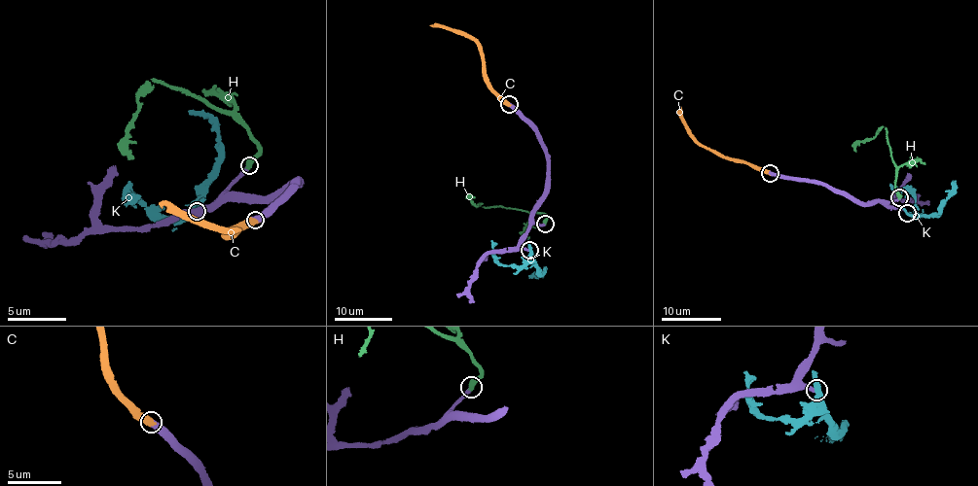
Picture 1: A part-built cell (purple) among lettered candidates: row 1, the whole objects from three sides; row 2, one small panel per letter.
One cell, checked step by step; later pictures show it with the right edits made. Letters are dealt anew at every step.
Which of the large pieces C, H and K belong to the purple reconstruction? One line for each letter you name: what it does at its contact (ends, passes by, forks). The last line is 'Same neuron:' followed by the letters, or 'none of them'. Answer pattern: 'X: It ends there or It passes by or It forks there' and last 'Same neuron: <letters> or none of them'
C: It ends there
H: It ends there
Same neuron: C, H

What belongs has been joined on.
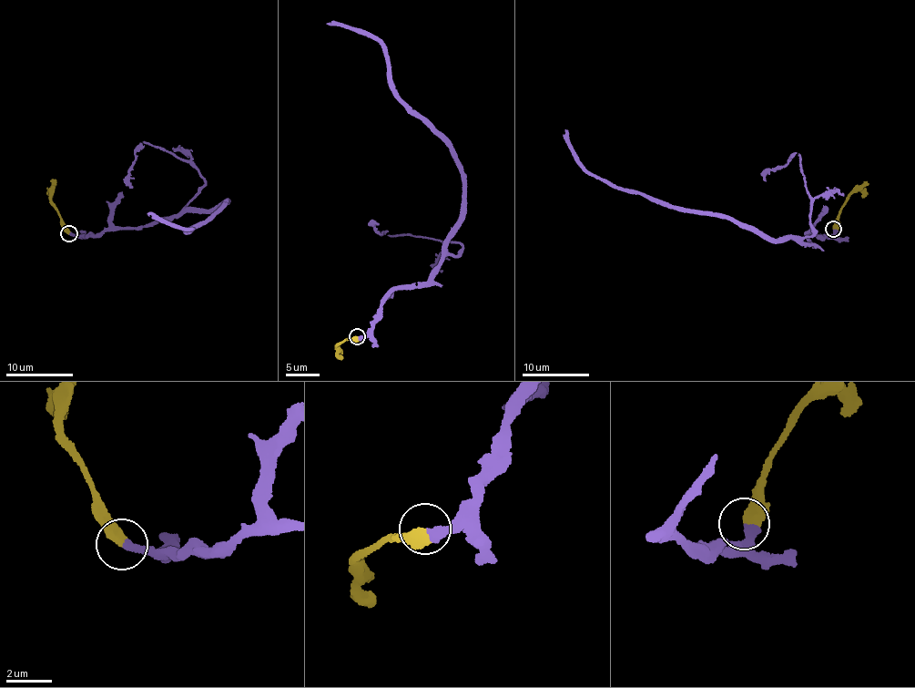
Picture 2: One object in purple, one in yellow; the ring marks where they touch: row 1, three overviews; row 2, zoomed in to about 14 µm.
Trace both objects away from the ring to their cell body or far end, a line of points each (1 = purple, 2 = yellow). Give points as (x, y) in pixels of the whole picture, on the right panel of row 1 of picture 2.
1: (832, 229), (825, 237), (808, 234), (815, 246), (777, 241), (724, 217), (619, 190), (574, 157), (564, 129)
2: (832, 229), (838, 213), (848, 197), (869, 183)

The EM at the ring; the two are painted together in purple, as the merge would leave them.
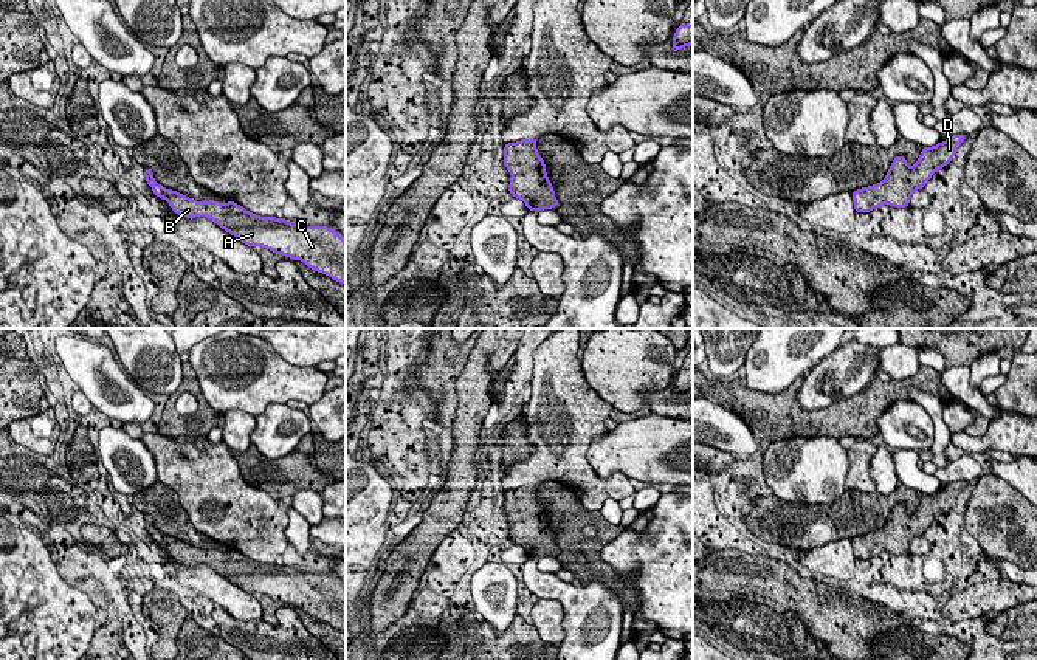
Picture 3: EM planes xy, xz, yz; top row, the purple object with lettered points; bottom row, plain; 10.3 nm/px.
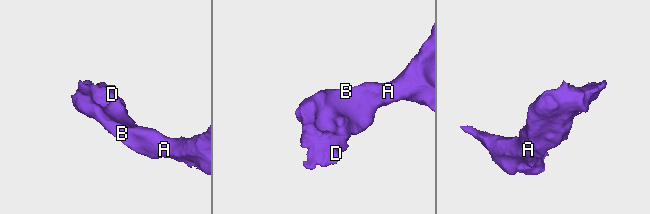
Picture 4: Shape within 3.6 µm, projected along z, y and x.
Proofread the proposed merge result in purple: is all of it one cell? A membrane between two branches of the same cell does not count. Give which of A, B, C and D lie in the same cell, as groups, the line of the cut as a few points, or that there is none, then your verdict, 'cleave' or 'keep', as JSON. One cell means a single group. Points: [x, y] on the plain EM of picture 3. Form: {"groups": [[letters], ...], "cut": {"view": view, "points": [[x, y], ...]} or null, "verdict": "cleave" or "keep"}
{"groups": [["A", "B", "C", "D"]], "cut": null, "verdict": "keep"}

